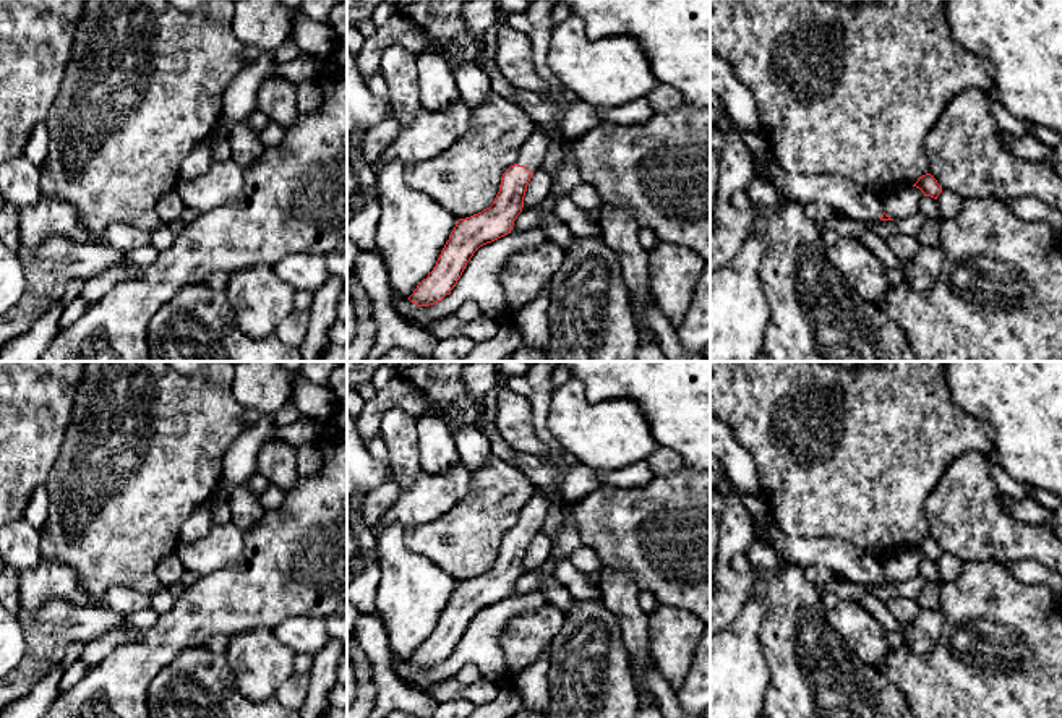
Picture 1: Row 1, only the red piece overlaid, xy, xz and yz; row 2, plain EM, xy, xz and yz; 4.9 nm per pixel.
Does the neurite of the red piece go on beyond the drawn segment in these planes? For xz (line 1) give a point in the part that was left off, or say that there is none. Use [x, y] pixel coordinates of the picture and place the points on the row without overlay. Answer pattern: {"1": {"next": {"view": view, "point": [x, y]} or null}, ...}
{"1": {"next": {"view": "xz", "point": [532, 517]}}}

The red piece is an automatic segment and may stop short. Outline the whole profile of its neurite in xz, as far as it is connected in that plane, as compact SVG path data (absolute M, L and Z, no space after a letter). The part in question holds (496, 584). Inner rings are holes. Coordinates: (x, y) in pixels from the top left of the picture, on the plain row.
M535 486L532 498L520 511L517 525L503 536L493 567L478 577L457 583L436 629L409 660L412 666L430 669L441 665L451 656L480 609L511 596L514 583L522 575L532 538L543 533L546 514L548 498Z

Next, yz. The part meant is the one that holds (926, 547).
M931 536L919 540L913 549L919 551L924 559L931 559L934 562L937 562L937 559L942 556L942 549Z

